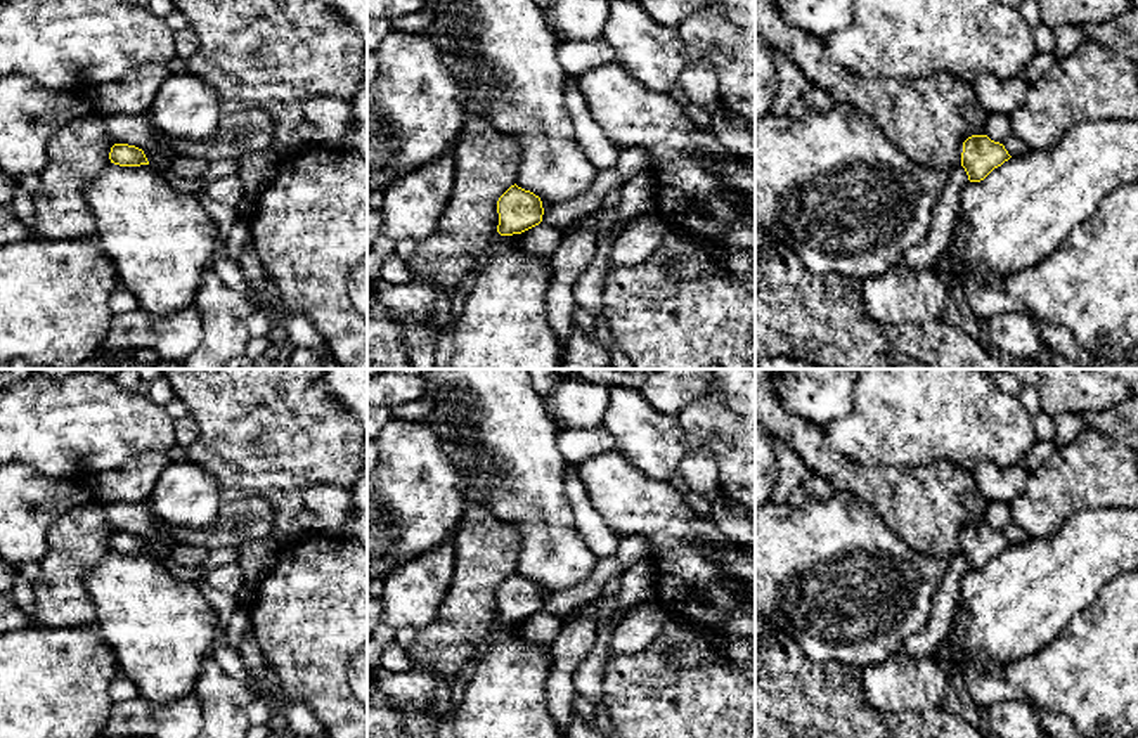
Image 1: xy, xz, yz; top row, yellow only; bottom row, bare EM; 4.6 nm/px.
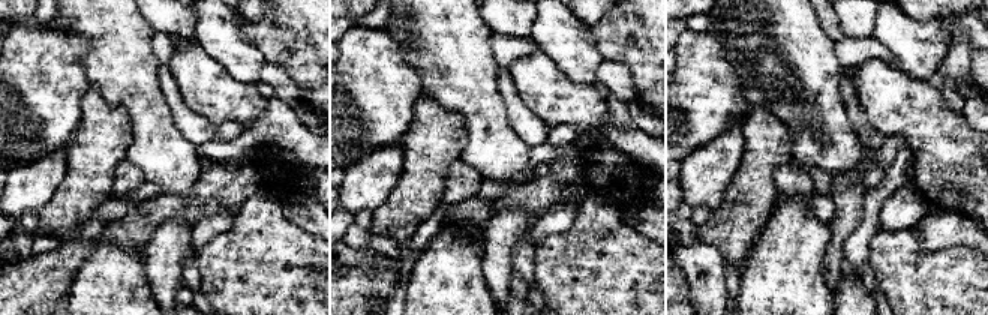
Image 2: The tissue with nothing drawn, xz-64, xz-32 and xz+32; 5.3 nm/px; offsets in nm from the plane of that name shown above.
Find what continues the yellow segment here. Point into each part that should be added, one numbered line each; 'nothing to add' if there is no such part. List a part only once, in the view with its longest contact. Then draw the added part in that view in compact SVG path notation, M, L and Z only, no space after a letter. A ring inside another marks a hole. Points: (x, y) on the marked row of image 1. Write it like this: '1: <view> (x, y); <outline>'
nothing to add

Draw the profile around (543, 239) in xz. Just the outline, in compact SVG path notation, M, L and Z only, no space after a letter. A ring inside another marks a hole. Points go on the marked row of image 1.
M539 223L518 236L518 244L532 253L551 256L563 241L563 230L546 223Z

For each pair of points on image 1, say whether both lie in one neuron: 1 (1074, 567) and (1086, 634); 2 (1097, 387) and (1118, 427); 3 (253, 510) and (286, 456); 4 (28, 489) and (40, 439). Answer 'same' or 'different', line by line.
1: different
2: different
3: different
4: different

